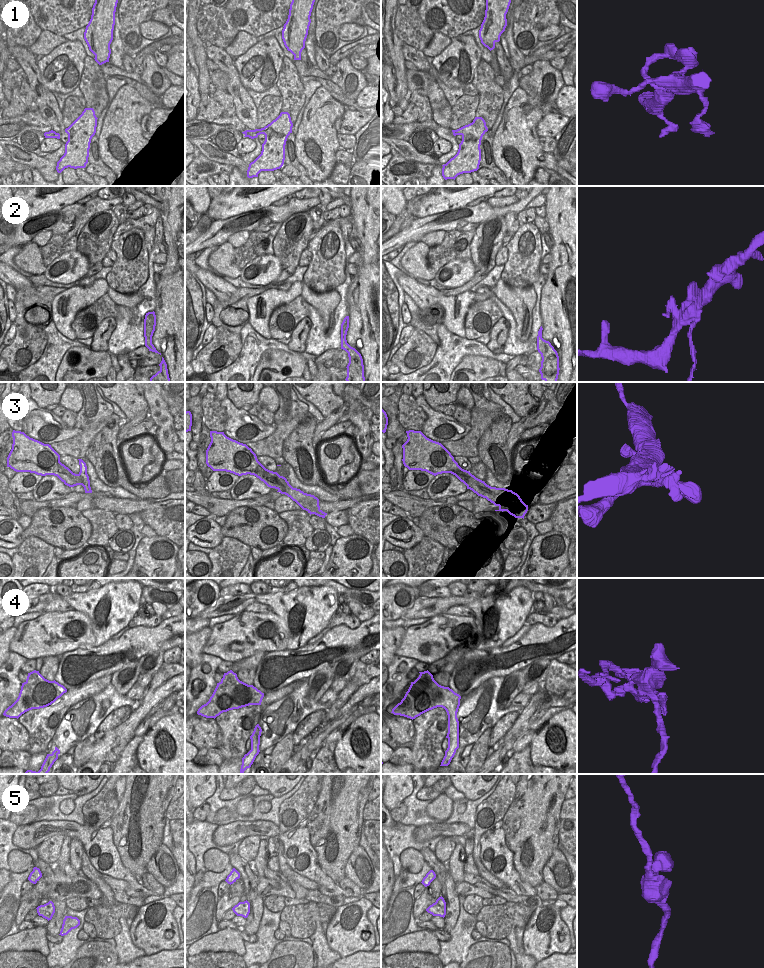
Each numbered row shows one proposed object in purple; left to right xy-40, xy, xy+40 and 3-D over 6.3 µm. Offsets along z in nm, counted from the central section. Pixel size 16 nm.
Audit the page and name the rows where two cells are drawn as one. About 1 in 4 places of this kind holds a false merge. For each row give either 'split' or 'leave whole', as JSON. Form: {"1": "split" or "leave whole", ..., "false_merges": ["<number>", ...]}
{"1": "leave whole", "2": "leave whole", "3": "leave whole", "4": "split", "5": "leave whole", "false_merges": ["4"]}

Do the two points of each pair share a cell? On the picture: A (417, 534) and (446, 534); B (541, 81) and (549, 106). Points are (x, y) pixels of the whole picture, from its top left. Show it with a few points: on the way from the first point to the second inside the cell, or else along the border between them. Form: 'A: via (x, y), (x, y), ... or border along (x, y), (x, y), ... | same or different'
A: border along (417, 526), (424, 535) | different
B: via (541, 88), (542, 101) | same

